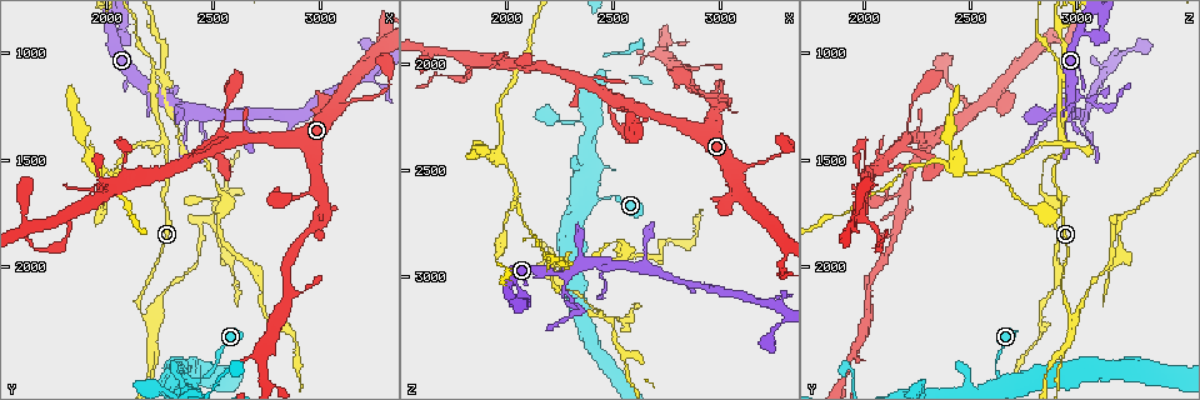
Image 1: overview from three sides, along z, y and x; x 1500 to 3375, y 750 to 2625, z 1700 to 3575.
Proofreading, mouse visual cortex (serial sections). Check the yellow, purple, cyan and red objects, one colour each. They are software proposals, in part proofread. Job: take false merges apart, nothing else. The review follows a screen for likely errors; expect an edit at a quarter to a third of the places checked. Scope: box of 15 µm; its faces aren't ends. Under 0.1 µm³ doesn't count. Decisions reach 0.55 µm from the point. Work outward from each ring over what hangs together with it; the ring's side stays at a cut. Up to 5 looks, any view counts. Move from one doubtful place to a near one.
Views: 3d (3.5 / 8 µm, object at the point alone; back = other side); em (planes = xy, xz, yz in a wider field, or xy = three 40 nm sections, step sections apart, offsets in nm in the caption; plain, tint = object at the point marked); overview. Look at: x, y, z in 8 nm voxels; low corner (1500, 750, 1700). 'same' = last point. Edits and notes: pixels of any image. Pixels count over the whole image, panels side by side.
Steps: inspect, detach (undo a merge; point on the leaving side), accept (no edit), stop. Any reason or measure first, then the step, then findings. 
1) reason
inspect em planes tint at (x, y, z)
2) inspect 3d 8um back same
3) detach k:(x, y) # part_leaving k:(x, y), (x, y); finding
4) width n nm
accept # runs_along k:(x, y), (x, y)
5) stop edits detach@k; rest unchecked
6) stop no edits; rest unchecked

three arms meet
inspect 3d 3.5um at (2270, 1400, 2930)

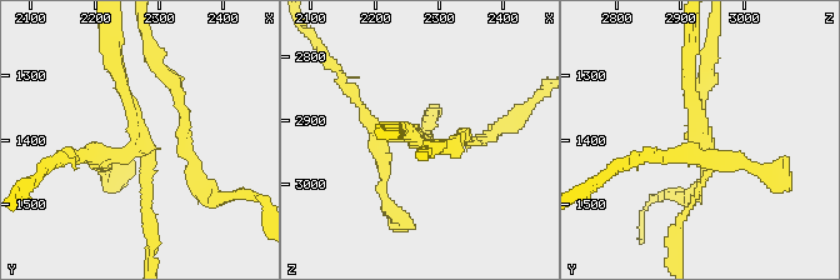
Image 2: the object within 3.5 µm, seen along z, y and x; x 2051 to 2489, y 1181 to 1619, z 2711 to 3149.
arms 3; arm_widths 150, 200, 200 nm
inspect em xy step 5 plain at (2275, 1410, 2935)

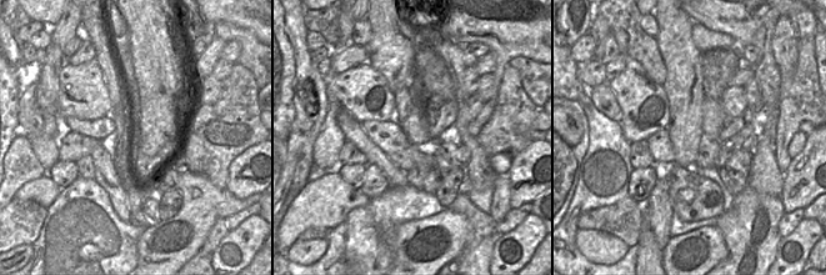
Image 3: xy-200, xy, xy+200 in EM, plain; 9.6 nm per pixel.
inspect em xy step 5 tint same

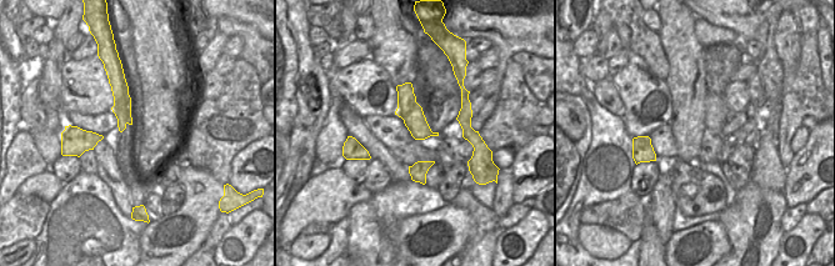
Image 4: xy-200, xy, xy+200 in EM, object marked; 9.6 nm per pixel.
detach 2:(705, 88) # part_leaving 2:(704, 148), (695, 155), (634, 159); a second cell is stuck on

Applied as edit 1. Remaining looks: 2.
abrupt turn
inspect 3d 3.5um at (2180, 2230, 2980)

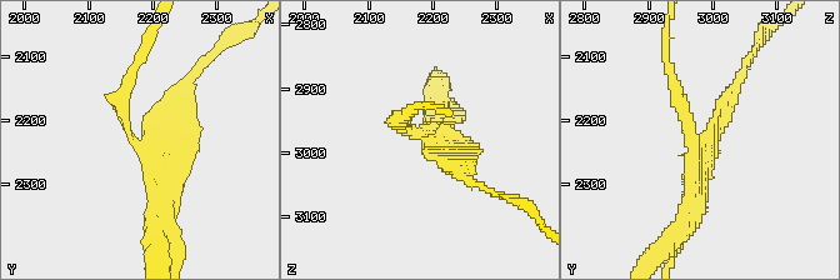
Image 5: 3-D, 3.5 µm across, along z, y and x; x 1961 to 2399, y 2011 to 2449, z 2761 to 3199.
arms 3; arm_widths 200, 250, 250 nm; now the EM
inspect em xy step 2 tint at (2195, 2235, 2980)

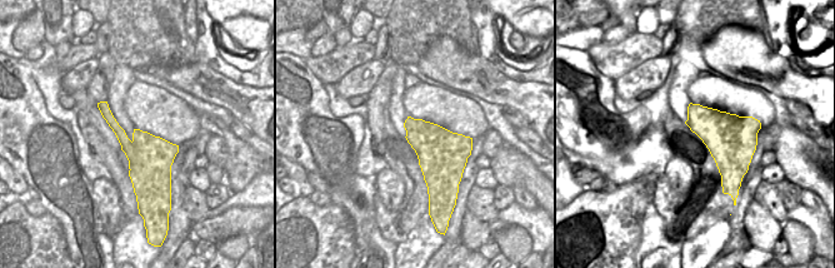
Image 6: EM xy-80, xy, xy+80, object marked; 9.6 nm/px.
detach 5:(170, 114) # part_leaving 5:(144, 146), (171, 128), (205, 58); a second cell is stuck on

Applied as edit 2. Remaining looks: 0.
stop edits detach@2, detach@5; rest unchecked

